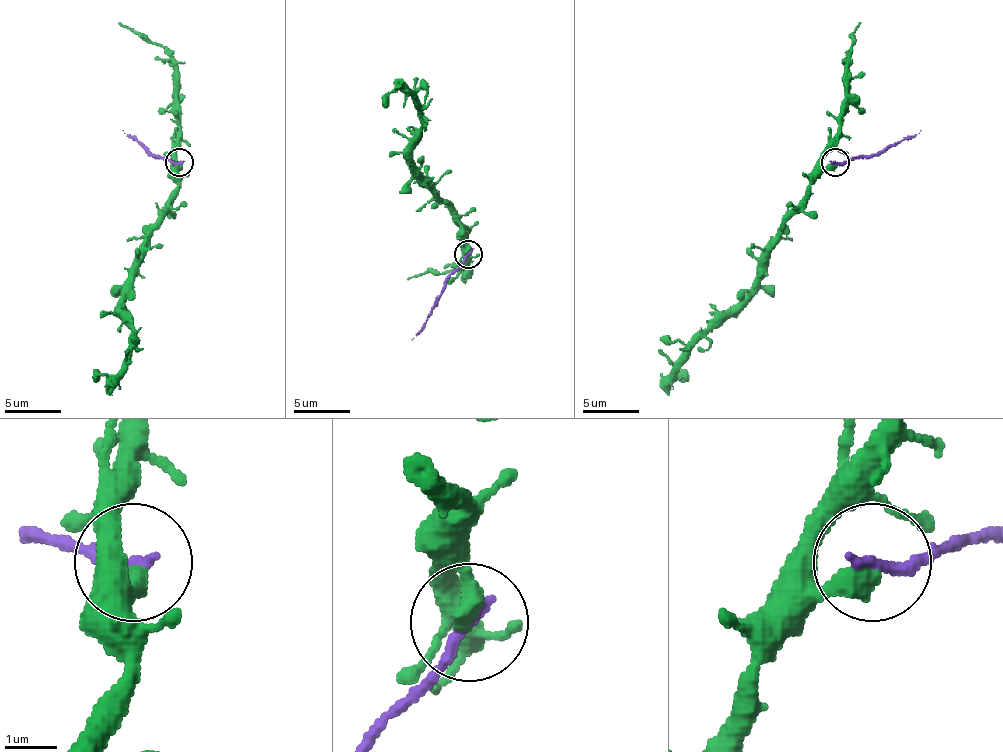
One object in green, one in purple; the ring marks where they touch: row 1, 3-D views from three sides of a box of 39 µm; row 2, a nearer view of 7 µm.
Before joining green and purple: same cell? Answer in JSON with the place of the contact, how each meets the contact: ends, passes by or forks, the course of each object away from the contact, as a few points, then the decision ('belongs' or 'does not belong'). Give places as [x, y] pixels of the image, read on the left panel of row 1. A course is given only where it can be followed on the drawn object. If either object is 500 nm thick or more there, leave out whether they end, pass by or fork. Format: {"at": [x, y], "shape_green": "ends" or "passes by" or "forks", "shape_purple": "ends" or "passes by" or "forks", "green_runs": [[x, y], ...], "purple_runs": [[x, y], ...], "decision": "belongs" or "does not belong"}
{"at": [179, 162], "shape_green": "ends", "shape_purple": "ends", "green_runs": [[178, 164], [175, 198], [156, 223], [122, 302], [122, 318], [133, 332], [131, 357], [114, 374], [94, 380]], "purple_runs": [[178, 162], [147, 150], [122, 131]], "decision": "does not belong"}

